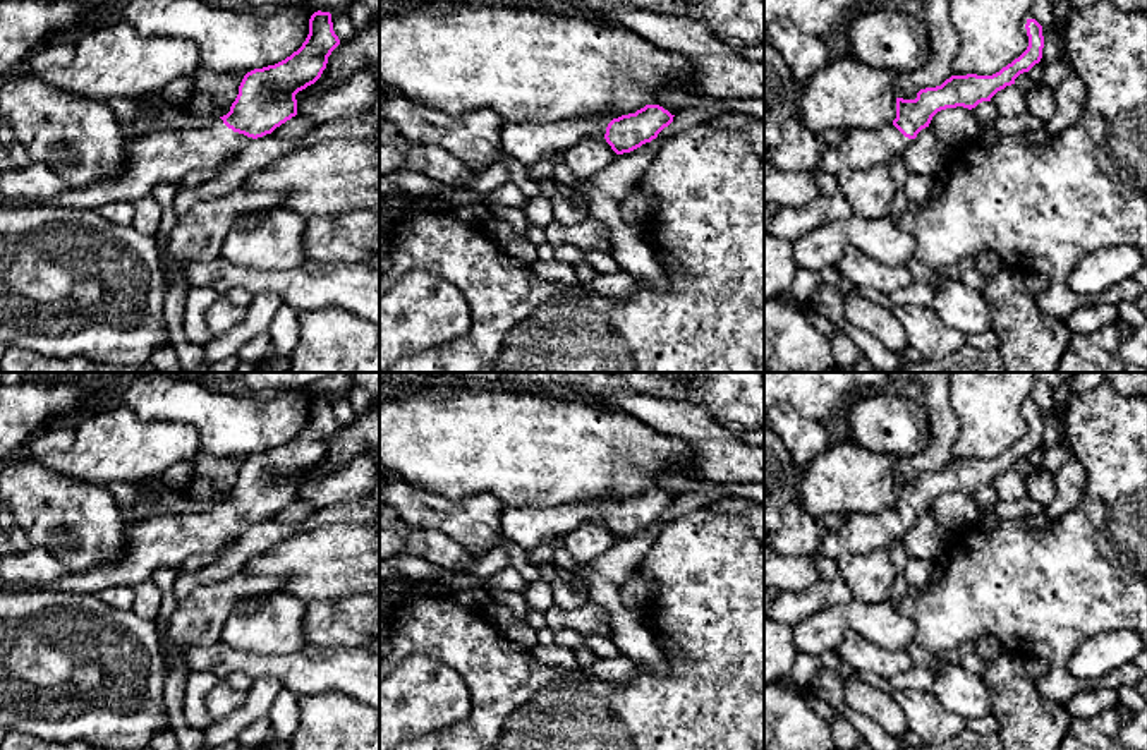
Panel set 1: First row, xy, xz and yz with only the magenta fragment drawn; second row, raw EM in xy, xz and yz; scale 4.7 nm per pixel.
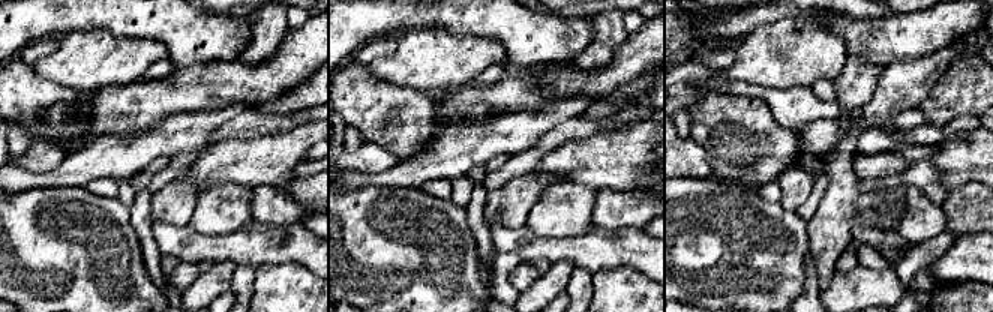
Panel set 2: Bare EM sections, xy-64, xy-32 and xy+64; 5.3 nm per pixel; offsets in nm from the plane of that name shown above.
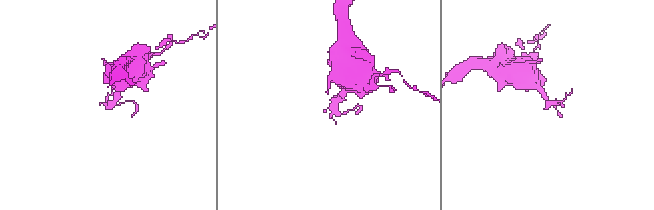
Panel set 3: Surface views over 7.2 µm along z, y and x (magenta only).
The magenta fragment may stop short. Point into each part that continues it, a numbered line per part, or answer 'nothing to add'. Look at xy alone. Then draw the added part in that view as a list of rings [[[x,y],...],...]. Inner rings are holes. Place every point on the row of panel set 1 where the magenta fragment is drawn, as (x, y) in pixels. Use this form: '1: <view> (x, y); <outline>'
1: xy (169, 155); [[[220,117],[203,129],[163,129],[129,141],[124,172],[88,187],[62,191],[48,199],[15,199],[27,206],[45,203],[50,206],[96,209],[108,203],[136,201],[149,196],[161,182],[180,182],[196,170],[222,168],[234,160],[252,137],[234,132]]]

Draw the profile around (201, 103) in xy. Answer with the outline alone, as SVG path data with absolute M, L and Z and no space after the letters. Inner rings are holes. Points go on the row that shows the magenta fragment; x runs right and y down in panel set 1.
M194 89L184 105L173 108L194 117L223 117L230 112L230 106L220 106L208 91L199 89Z

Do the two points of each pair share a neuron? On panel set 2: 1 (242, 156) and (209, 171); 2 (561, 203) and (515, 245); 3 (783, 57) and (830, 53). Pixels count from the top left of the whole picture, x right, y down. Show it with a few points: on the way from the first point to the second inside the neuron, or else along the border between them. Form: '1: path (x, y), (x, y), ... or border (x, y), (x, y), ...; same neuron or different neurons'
1: path (234, 161), (216, 165); same neuron
2: border (527, 224), (540, 236), (566, 237); different neurons
3: path (795, 53), (818, 53); same neuron

